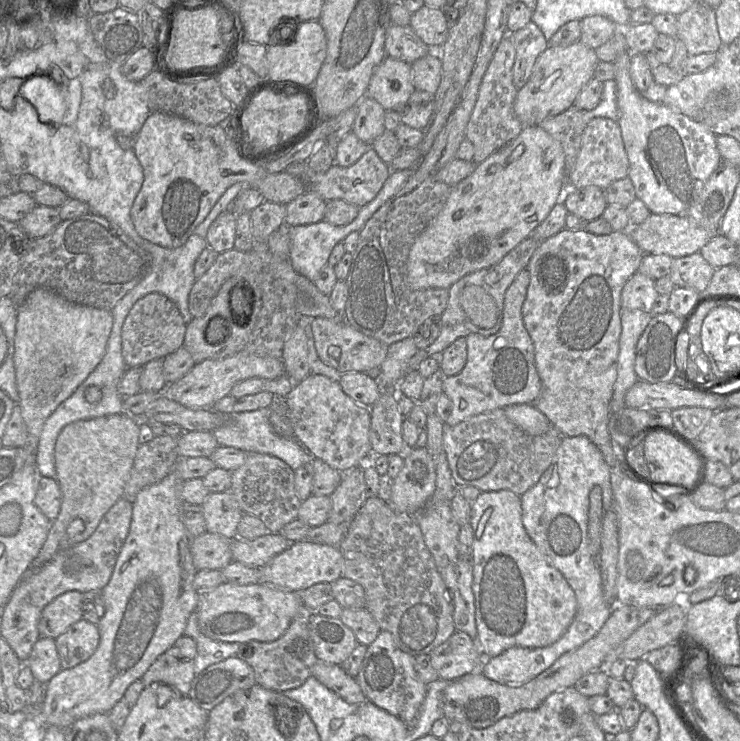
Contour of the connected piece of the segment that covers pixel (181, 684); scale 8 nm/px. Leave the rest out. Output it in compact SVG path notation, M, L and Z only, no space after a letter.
M181 636L148 668L142 682L148 686L160 682L171 686L179 694L188 696L195 677L194 662L197 655L196 641L189 636Z

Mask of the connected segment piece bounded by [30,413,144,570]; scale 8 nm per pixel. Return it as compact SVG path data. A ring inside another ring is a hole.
M122 413L78 420L60 431L54 458L55 478L62 493L62 504L30 570L38 569L60 551L89 538L107 511L123 497L124 487L140 446L138 439L141 422L144 421Z

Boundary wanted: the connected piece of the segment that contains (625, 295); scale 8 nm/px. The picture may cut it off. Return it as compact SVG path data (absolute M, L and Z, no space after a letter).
M637 271L622 289L621 306L623 309L650 313L657 296L655 280Z

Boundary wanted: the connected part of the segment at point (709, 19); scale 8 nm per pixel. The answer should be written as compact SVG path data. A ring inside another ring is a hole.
M701 1L677 16L677 39L684 42L688 55L716 53L722 42L715 9Z

